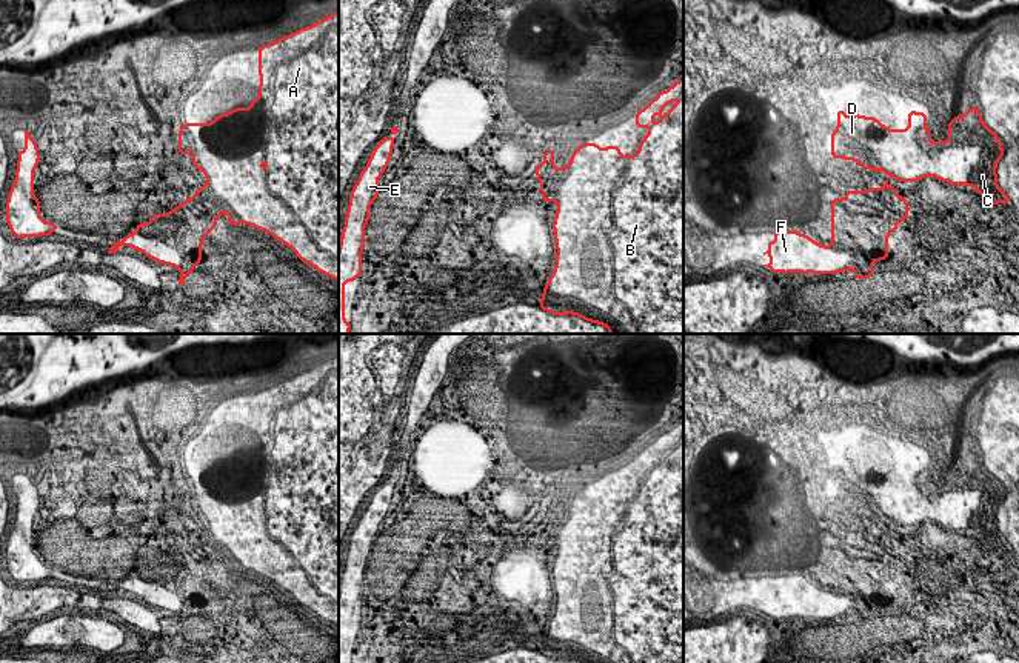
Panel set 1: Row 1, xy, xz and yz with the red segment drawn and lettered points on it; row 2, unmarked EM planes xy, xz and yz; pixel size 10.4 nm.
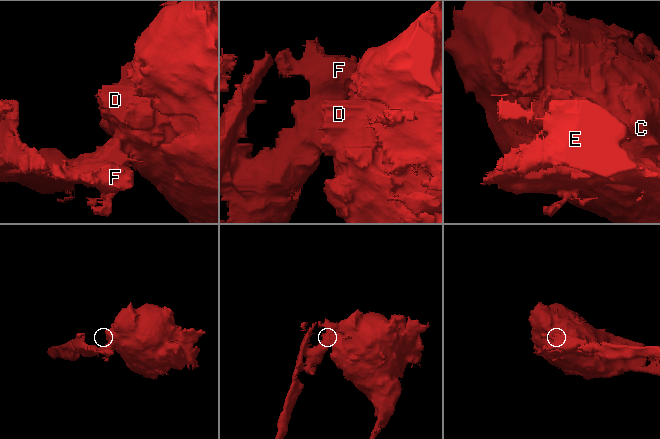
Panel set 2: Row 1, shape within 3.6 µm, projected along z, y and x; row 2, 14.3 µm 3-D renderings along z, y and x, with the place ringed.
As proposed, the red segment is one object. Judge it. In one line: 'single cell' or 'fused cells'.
fused cells

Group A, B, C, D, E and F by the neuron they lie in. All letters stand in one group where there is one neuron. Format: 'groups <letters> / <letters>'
groups A B C D / E F

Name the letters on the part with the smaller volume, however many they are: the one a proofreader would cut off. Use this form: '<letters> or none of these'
E, F

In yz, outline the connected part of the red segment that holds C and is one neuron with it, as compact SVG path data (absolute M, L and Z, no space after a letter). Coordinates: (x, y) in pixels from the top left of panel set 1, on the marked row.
M971 106L962 117L956 115L947 123L948 140L933 142L927 128L927 112L908 111L907 129L888 129L876 117L845 115L837 111L837 128L831 132L831 158L857 162L860 168L874 172L884 171L897 182L917 182L925 177L939 178L950 185L973 186L985 205L1011 203L997 185L996 166L1004 157L999 137L991 131L977 111Z

